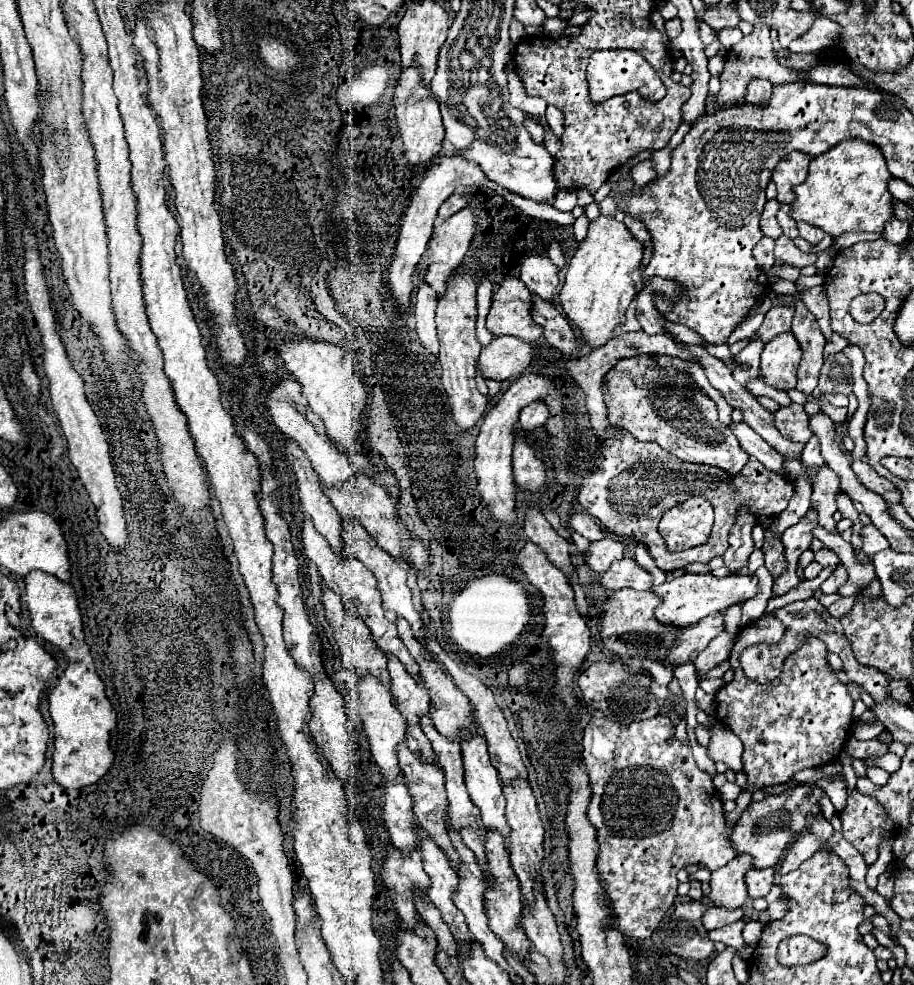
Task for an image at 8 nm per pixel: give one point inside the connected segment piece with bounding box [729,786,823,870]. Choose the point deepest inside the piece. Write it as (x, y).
(765, 828)

